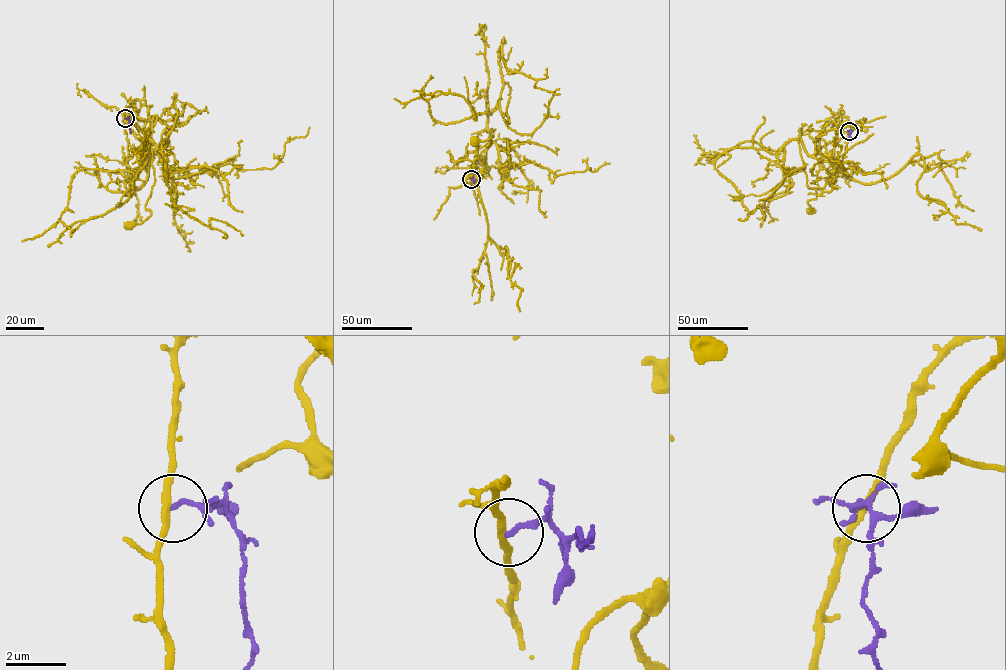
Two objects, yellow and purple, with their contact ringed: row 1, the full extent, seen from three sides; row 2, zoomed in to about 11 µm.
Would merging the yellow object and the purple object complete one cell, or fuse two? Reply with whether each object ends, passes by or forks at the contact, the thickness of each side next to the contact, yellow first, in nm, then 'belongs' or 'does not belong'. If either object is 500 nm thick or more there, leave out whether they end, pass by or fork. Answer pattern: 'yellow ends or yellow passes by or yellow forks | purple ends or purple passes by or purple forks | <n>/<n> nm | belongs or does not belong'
yellow passes by | purple ends | 240/160 nm | does not belong

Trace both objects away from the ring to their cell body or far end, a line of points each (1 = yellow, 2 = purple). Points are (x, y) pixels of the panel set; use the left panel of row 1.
1: (125, 119), (126, 163), (137, 170), (157, 116), (154, 184), (145, 206), (151, 214), (128, 224)
2: (125, 119), (129, 120), (131, 132)

